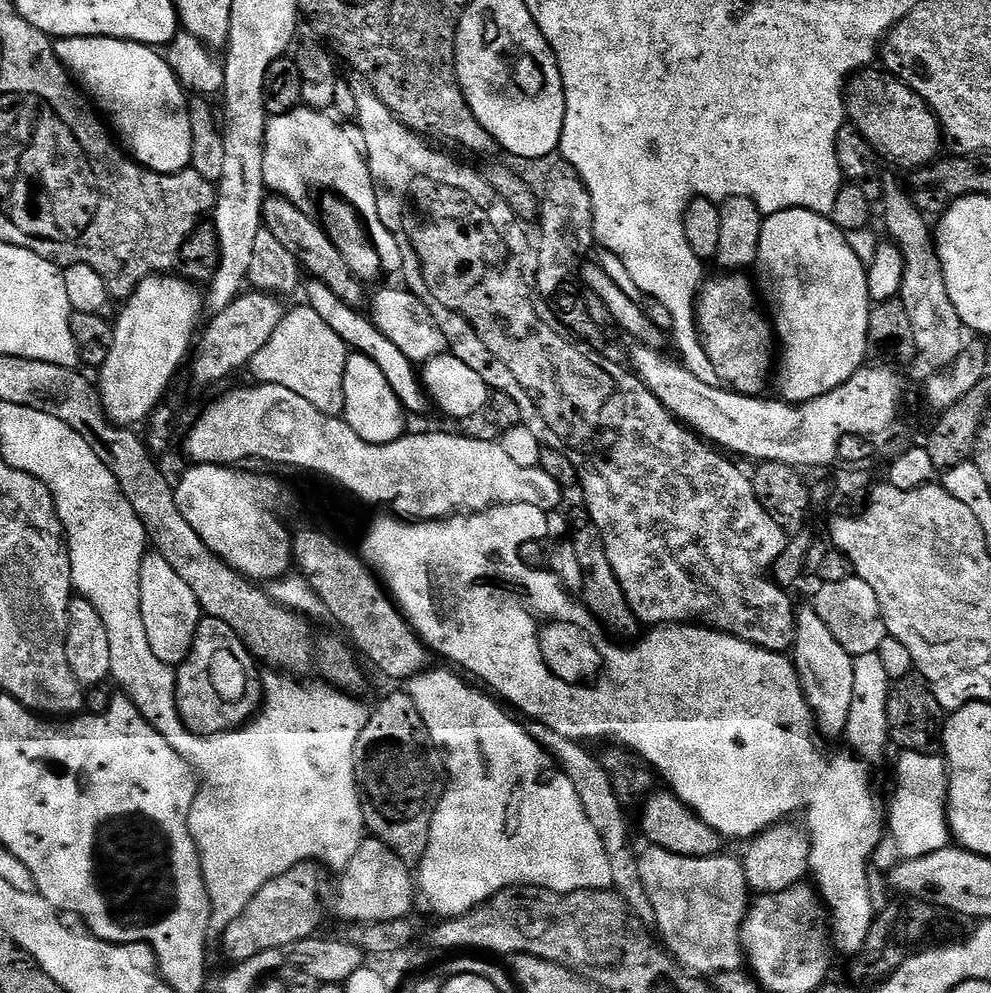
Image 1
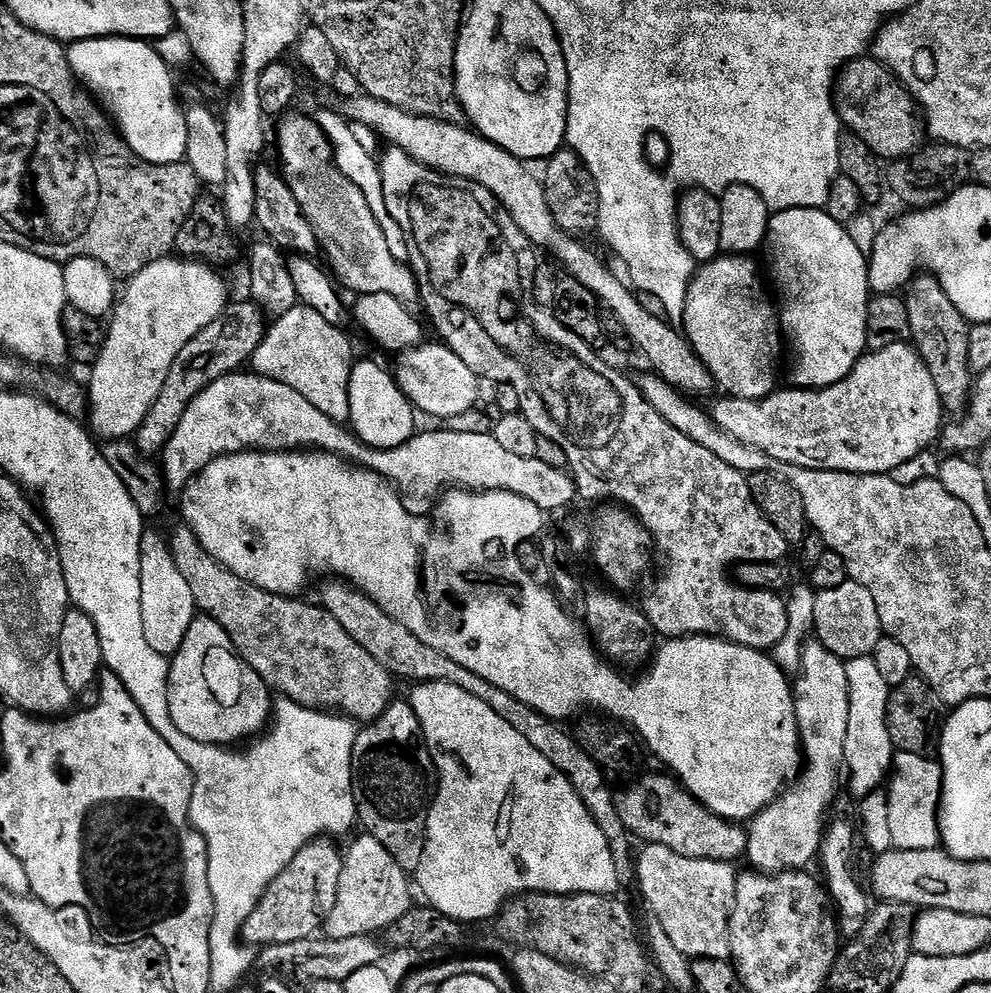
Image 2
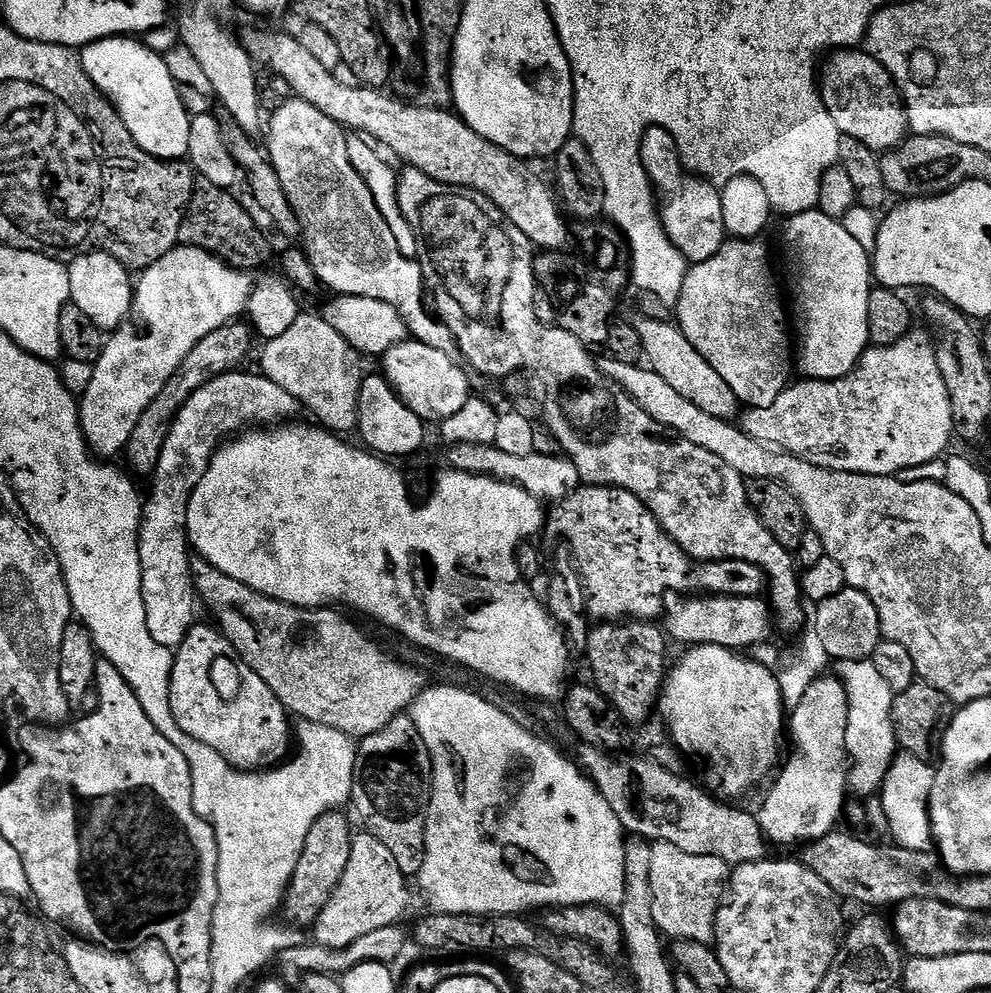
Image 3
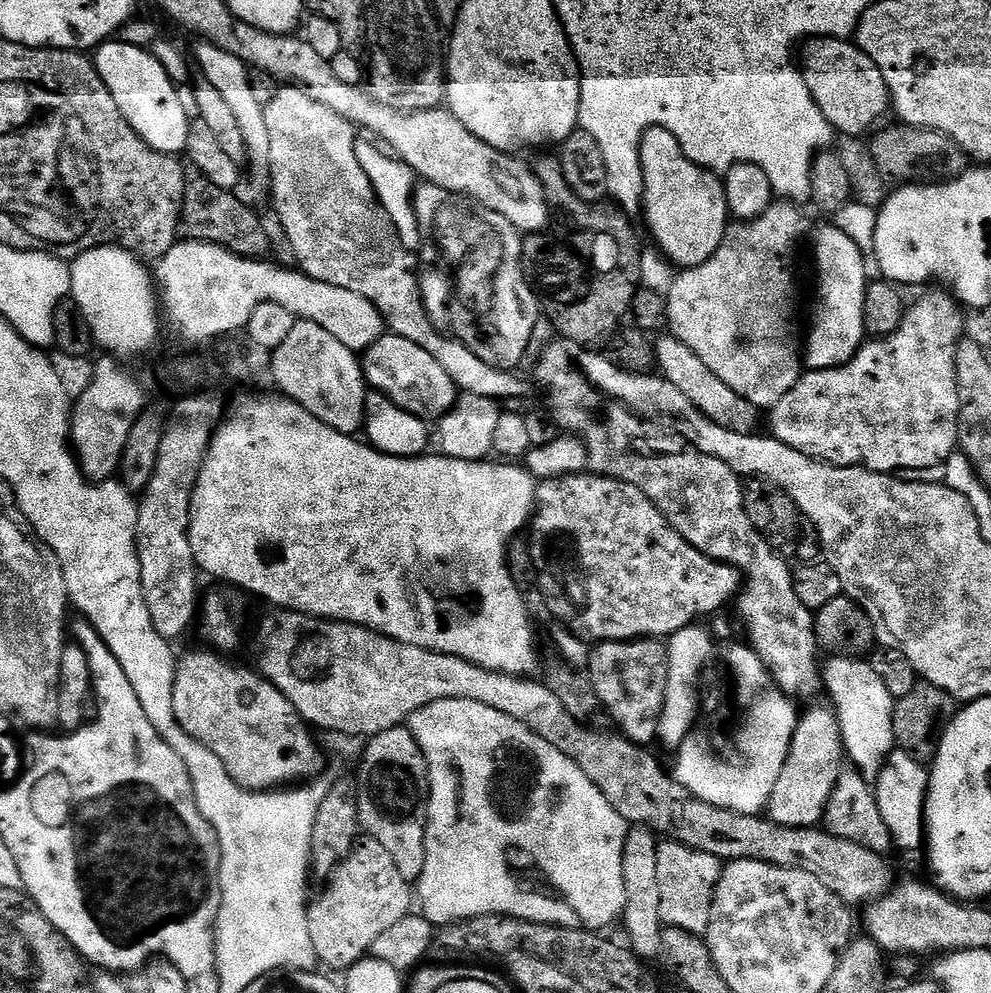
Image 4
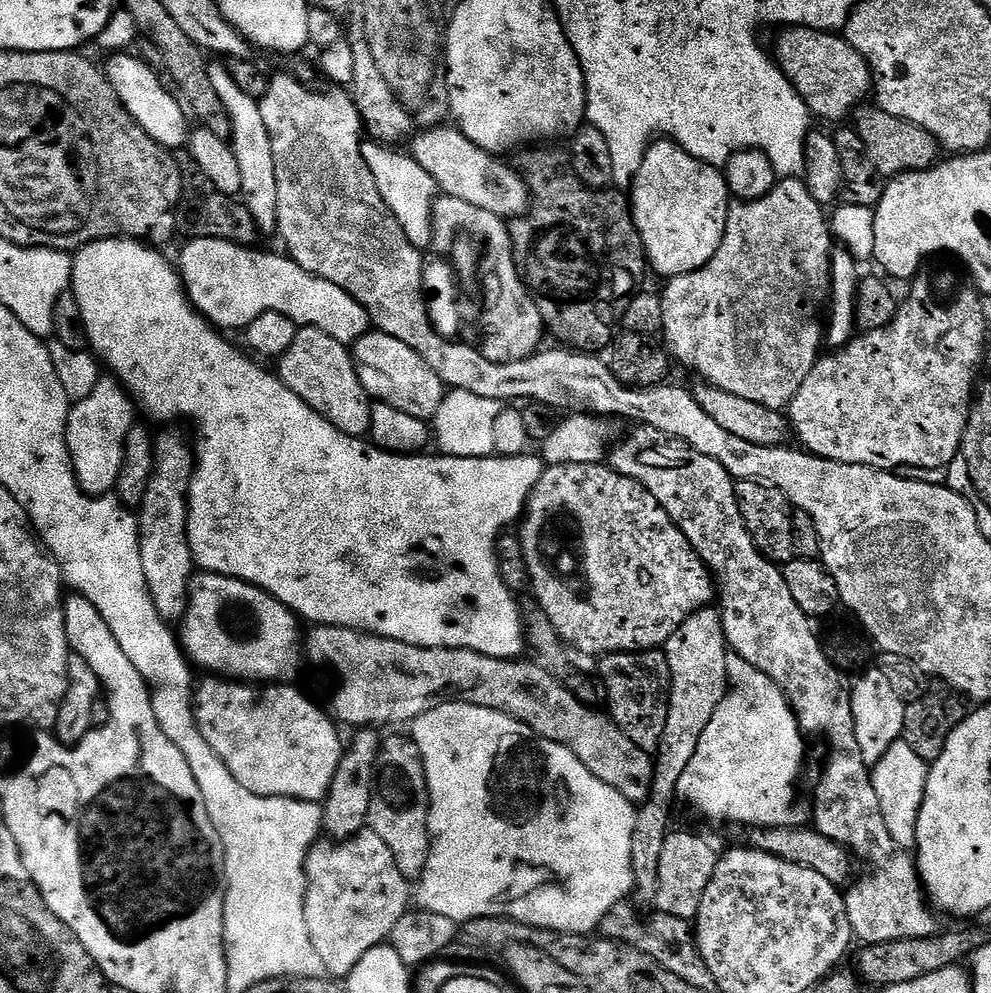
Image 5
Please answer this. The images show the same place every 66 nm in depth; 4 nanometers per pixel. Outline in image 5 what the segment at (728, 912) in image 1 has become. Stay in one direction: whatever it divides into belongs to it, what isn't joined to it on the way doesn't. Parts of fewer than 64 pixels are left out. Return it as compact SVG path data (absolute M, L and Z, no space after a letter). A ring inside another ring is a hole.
M669 831L666 846L662 846L662 858L658 861L658 890L654 901L655 911L674 914L674 918L695 921L698 906L702 906L702 894L706 894L706 886L710 886L710 878L714 874L714 866L718 859L706 841L692 832Z

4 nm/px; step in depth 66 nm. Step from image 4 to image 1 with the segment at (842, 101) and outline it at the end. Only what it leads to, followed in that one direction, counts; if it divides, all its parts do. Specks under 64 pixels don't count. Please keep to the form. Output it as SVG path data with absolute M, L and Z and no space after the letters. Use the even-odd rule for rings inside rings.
M869 66L856 73L846 89L846 116L856 125L862 138L870 142L877 157L896 168L915 170L934 164L941 159L940 119L935 116L928 103L910 86L887 70Z

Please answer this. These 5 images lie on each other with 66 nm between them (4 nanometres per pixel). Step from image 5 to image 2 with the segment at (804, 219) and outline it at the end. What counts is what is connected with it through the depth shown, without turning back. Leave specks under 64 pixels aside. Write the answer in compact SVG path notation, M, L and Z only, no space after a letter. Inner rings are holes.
M721 254L714 260L701 263L688 287L682 325L682 331L692 345L692 351L708 367L713 381L719 387L721 384L728 391L725 393L729 397L738 400L764 400L777 391L776 375L780 372L780 355L783 352L785 355L786 352L777 305L766 287L761 265L759 268L752 260L755 259L751 255Z

